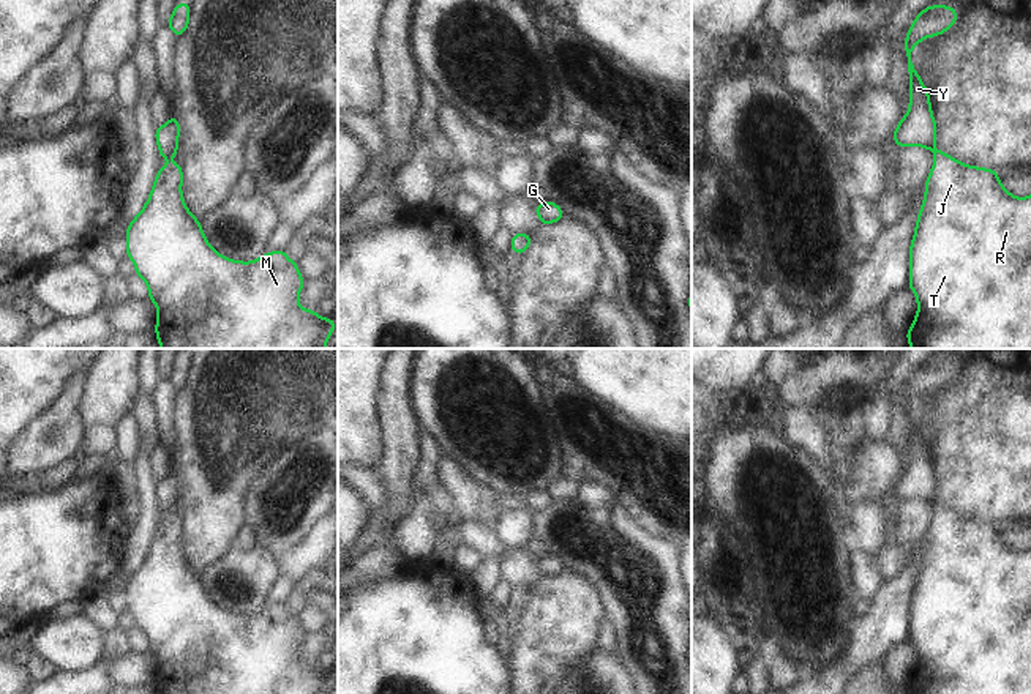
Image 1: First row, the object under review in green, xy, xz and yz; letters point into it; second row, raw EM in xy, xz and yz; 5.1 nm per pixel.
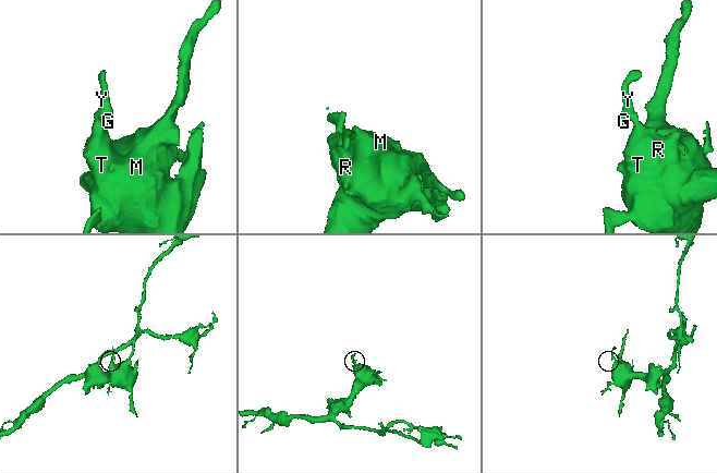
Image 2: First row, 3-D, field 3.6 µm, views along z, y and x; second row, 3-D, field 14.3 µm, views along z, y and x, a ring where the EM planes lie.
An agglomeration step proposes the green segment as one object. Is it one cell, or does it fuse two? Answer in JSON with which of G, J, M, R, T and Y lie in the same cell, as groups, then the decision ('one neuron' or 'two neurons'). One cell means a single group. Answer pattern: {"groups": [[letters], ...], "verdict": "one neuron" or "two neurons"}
{"groups": [["G", "J", "M", "R", "T", "Y"]], "verdict": "one neuron"}

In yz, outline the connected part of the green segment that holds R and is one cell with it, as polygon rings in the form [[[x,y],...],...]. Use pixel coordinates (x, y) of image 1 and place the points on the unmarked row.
[[[927,360],[913,374],[905,393],[909,432],[909,461],[894,484],[898,500],[924,500],[935,508],[925,535],[925,550],[917,569],[909,601],[909,642],[919,656],[917,667],[906,686],[908,694],[1031,694],[1031,549],[1017,552],[1007,546],[993,522],[965,519],[935,502],[936,476],[928,443],[922,437],[911,407],[917,396],[947,385],[957,375],[954,360]]]

